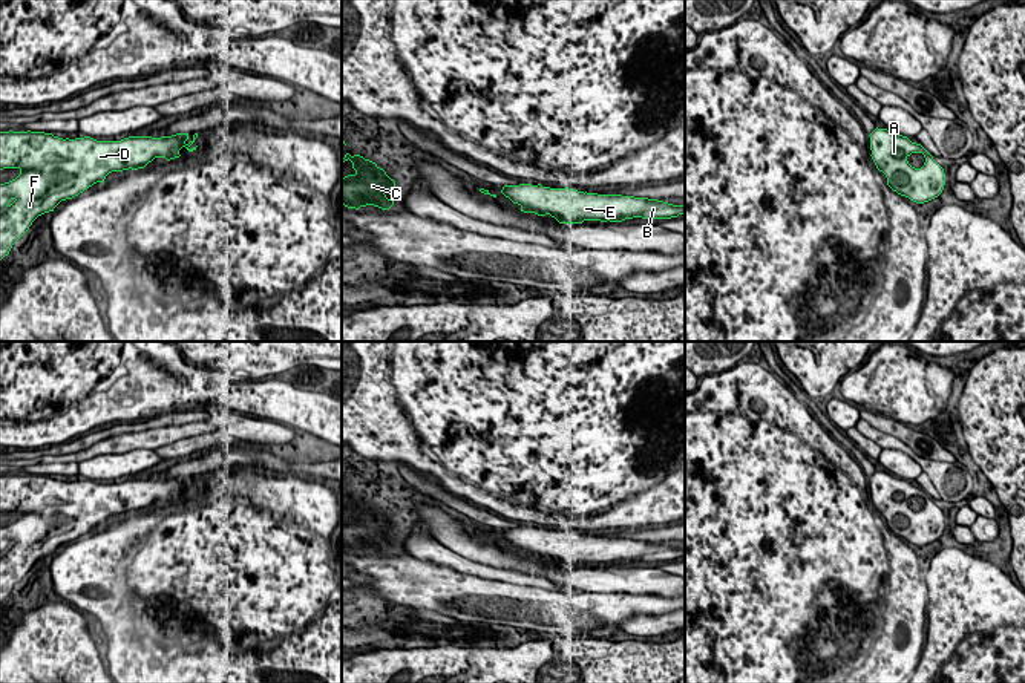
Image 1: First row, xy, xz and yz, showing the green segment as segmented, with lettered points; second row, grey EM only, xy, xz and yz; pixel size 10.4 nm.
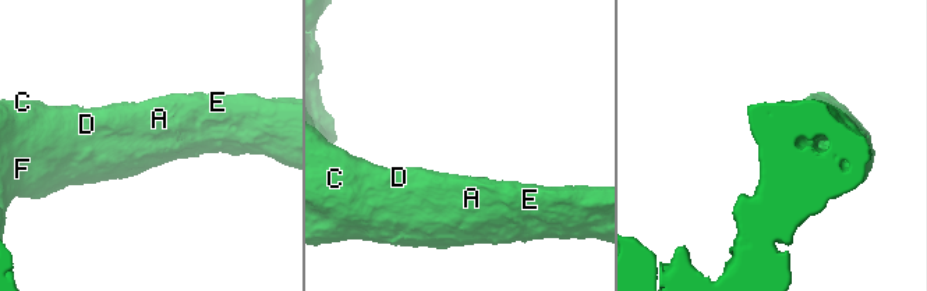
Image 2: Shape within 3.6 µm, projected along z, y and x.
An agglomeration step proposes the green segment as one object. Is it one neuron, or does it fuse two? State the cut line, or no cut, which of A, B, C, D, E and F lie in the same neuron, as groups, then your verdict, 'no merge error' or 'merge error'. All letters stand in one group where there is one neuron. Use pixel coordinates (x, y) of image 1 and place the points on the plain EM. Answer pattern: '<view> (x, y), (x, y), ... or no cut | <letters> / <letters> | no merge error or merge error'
no cut | A B C D E F | no merge error

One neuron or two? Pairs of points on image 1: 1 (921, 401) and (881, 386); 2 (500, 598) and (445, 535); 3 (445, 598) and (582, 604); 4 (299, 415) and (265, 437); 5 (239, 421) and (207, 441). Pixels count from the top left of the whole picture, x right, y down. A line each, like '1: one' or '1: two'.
1: one
2: two
3: one
4: two
5: two

